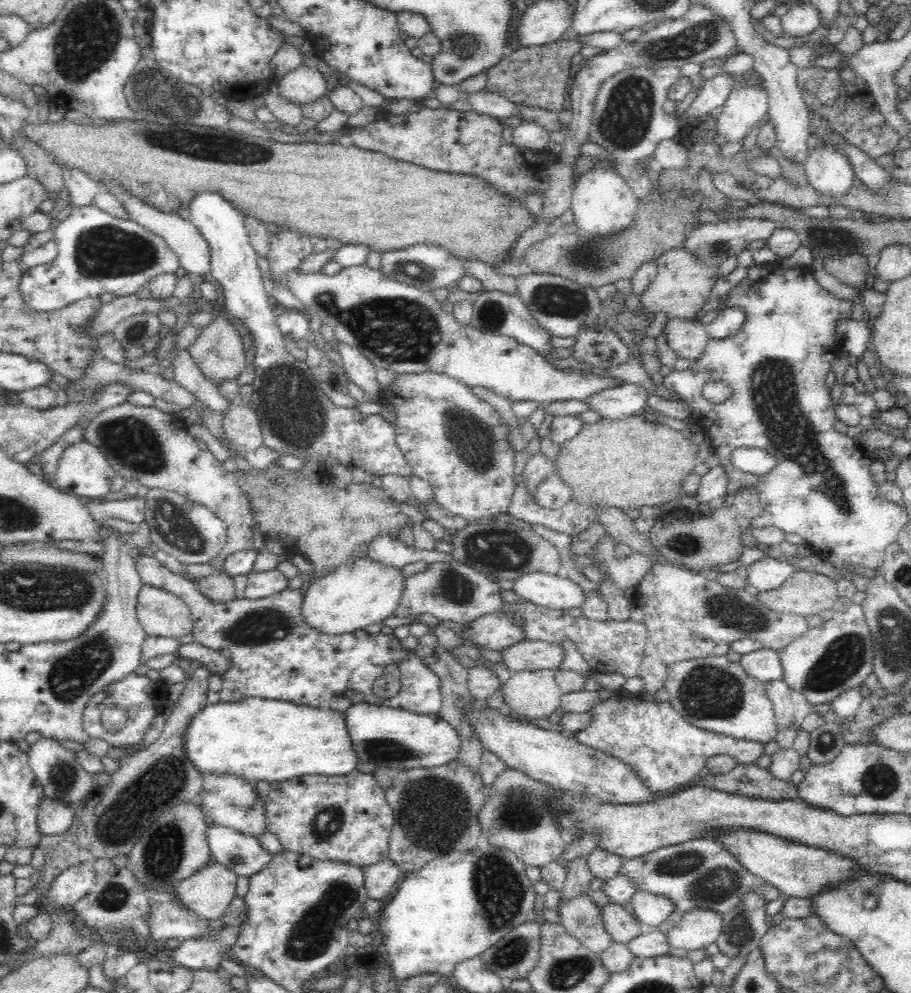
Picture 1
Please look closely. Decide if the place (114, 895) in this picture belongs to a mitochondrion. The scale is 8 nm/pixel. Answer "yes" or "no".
yes

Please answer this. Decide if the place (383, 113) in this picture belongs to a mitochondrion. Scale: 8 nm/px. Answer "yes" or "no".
no

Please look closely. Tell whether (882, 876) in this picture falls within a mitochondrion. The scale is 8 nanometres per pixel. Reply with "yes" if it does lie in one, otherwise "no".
no

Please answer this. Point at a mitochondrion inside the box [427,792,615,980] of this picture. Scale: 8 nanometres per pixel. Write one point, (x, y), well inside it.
(500, 891)

